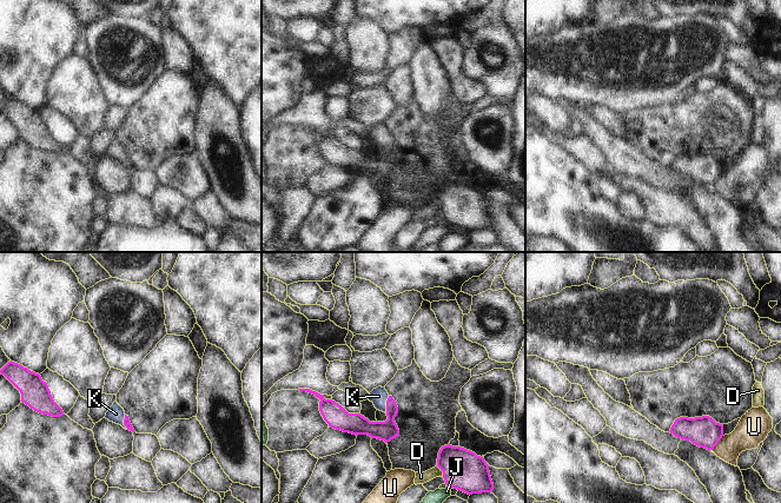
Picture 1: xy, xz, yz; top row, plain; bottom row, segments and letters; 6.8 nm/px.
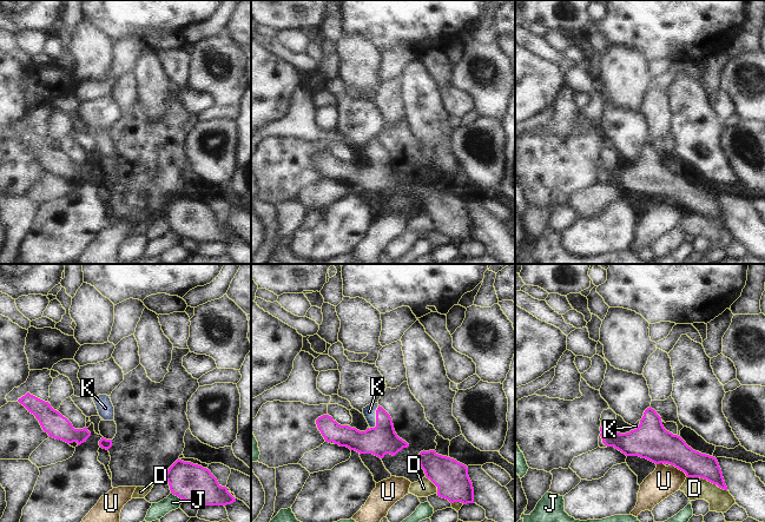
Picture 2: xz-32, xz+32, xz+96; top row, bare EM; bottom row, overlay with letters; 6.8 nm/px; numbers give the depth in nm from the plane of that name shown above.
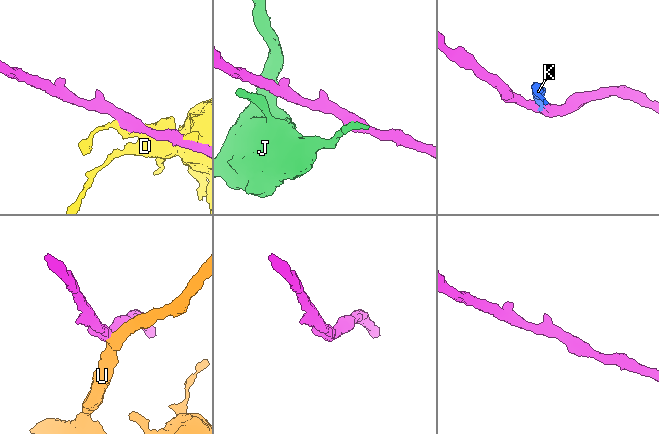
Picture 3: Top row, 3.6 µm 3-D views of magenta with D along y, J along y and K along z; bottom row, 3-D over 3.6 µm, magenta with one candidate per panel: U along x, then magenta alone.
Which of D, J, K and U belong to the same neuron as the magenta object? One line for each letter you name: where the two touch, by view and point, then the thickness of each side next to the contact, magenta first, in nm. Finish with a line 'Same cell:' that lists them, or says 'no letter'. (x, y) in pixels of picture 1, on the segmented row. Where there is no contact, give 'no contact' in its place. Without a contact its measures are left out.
K: xz (386, 404) | 140/120 nm
Same cell: K

